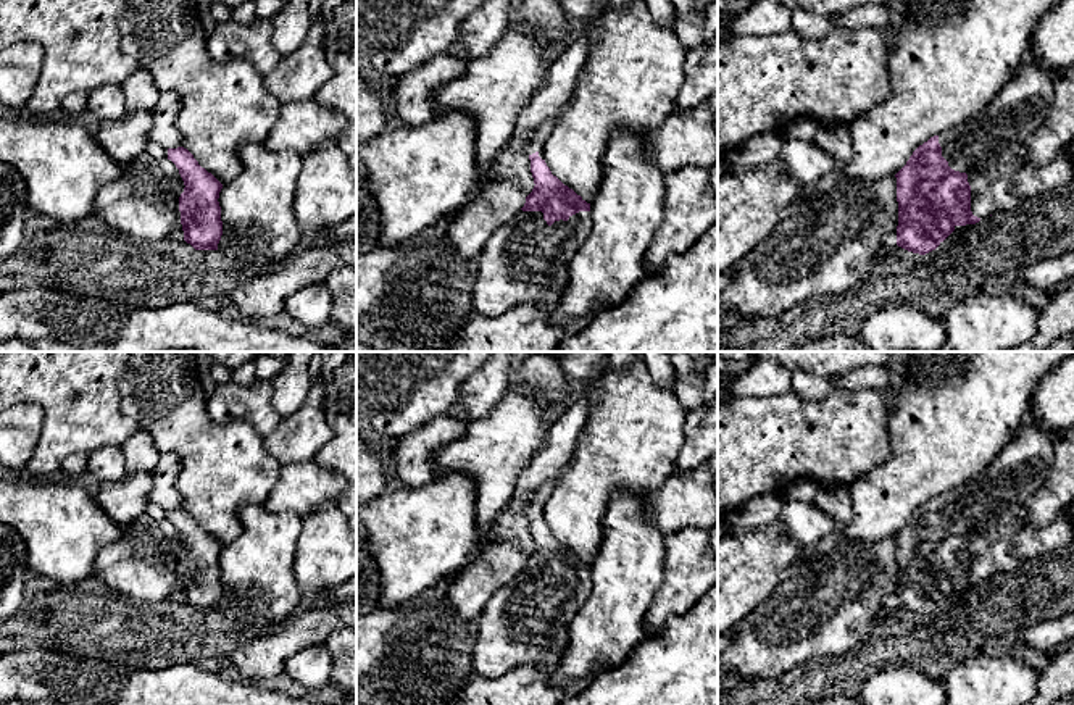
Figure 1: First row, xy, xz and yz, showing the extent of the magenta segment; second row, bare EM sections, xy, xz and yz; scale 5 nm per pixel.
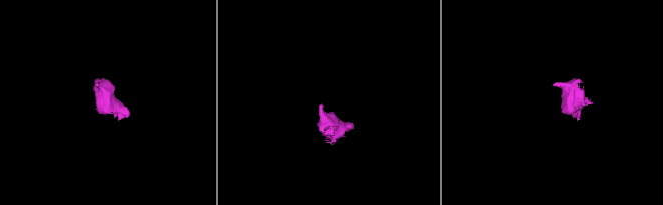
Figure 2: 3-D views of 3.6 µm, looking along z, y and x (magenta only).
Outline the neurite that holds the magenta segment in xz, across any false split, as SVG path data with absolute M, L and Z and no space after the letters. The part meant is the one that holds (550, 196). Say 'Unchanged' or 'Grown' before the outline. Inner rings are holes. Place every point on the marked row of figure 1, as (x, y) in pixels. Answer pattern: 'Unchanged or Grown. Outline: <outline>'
Grown. Outline: M569 102L556 118L535 127L526 150L535 186L524 206L492 232L474 258L472 307L477 315L498 318L519 305L555 305L568 287L571 260L590 232L590 203L553 176L543 160L543 145L568 106Z

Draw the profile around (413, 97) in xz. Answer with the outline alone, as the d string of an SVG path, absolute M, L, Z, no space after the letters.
M461 50L435 56L421 68L398 76L398 86L390 97L403 124L419 126L432 119L437 89L464 74L468 60Z

